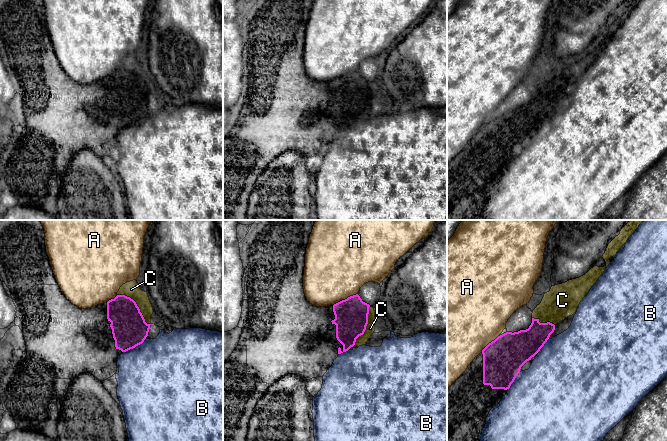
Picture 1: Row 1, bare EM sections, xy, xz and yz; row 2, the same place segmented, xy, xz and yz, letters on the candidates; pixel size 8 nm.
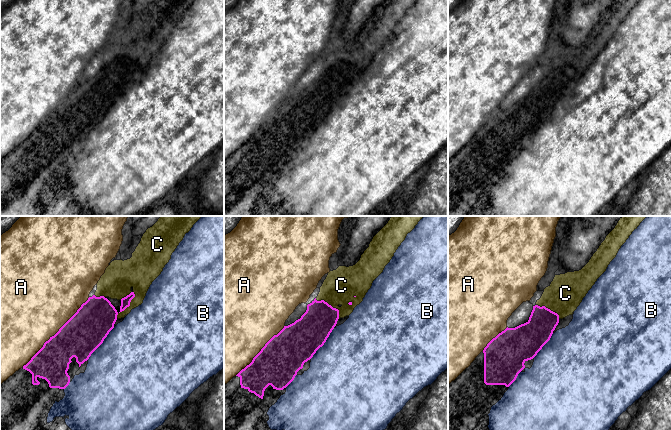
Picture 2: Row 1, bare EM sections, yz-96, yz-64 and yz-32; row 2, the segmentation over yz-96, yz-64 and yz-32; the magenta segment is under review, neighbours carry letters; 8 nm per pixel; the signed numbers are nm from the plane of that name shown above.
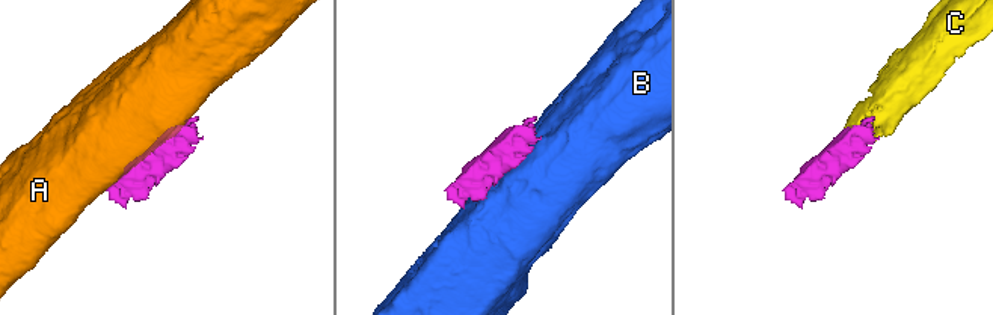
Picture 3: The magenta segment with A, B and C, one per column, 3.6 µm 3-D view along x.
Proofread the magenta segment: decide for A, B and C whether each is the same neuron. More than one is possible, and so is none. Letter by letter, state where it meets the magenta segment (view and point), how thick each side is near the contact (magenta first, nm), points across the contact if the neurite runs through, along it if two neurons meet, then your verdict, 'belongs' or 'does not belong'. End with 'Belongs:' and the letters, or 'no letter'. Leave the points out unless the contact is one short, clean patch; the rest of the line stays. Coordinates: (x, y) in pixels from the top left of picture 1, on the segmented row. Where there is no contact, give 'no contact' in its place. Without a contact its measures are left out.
A: contact xz (345, 299); calibres 280 and 480 nm; does not belong
B: contact xy (134, 347); calibres 280 and 500 nm; does not belong
C: contact xy (136, 305); calibres 280 and 130 nm; belongs
Belongs: C

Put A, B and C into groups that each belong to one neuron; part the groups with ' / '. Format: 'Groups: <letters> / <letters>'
Groups: A / B / C

